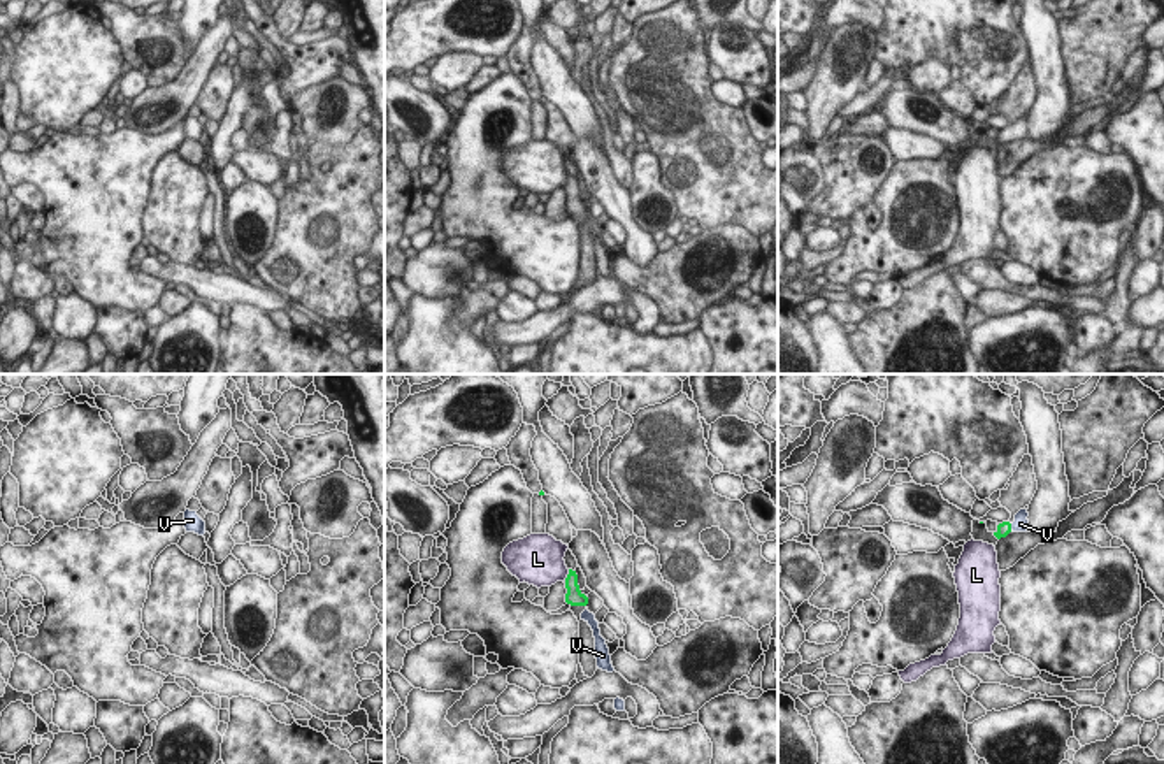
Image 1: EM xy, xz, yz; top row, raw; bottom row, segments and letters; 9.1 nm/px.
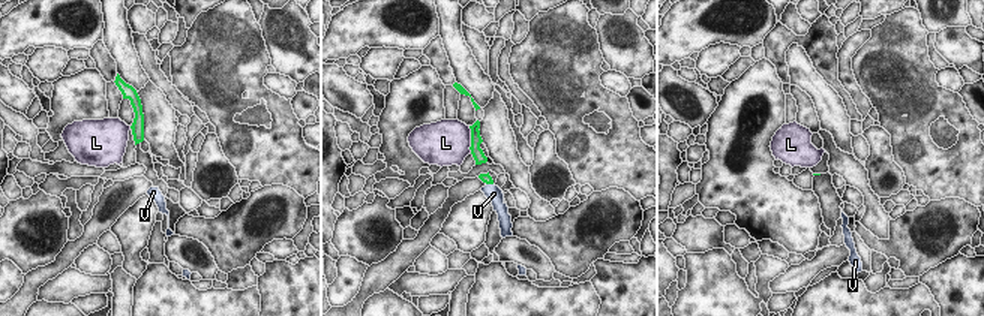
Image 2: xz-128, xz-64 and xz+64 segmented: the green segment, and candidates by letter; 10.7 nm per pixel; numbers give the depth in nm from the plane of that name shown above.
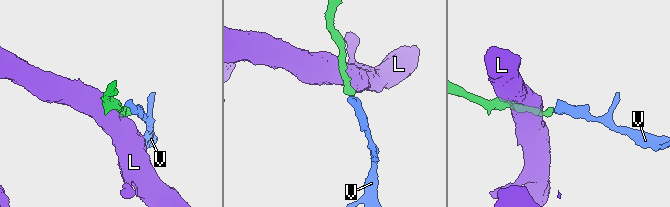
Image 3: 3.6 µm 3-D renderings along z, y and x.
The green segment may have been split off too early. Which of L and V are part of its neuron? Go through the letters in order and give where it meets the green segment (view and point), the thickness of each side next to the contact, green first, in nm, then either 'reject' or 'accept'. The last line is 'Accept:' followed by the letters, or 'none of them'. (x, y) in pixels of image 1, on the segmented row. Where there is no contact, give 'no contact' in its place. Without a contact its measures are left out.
L: contact xz (567, 576); calibres 160 and 380 nm; reject
V: contact yz (1010, 527); calibres 130 and 140 nm; accept
Accept: V

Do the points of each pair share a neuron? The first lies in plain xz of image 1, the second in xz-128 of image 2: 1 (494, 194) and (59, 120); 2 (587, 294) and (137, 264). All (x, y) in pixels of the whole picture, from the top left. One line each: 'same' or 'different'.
1: same
2: different

